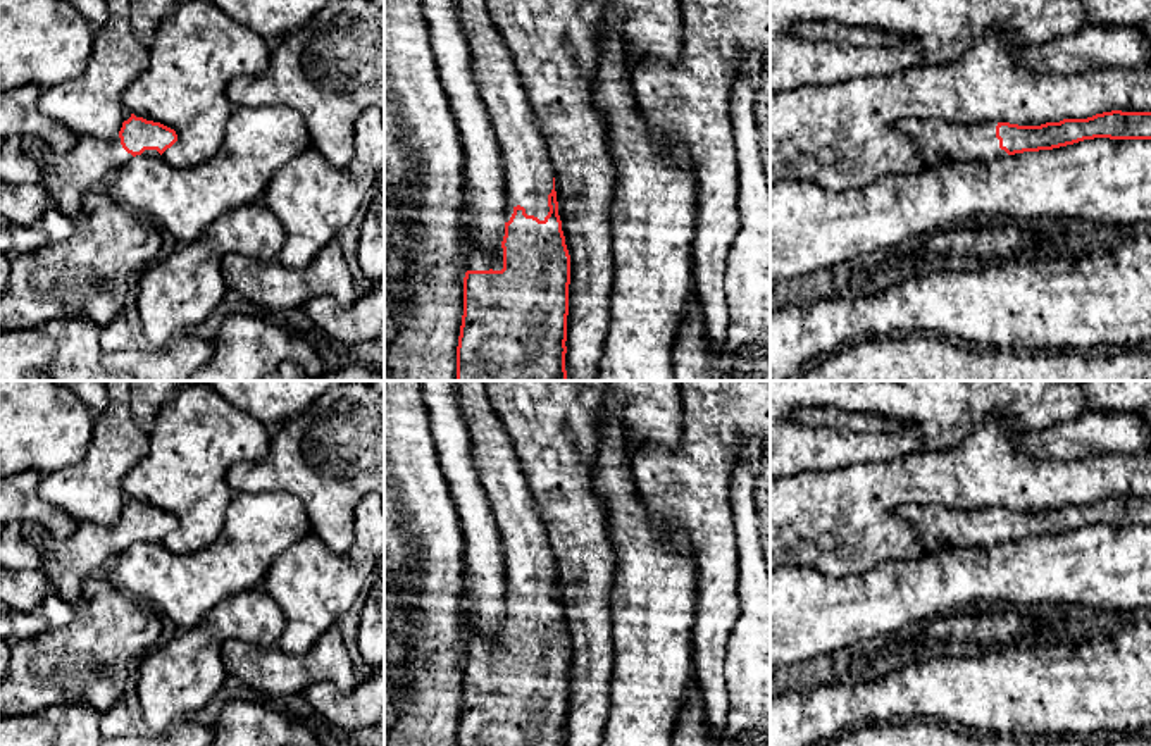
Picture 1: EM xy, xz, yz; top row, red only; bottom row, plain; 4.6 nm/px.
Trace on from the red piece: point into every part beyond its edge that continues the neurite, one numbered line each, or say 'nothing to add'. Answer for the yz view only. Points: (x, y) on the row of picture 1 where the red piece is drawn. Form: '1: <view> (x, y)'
1: yz (938, 140)

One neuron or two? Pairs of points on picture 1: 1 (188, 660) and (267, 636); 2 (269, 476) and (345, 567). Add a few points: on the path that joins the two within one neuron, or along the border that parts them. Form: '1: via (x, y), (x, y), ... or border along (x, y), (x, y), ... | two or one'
1: via (207, 641), (219, 629), (248, 629) | one
2: border along (354, 517), (354, 541), (340, 553), (312, 531) | two

